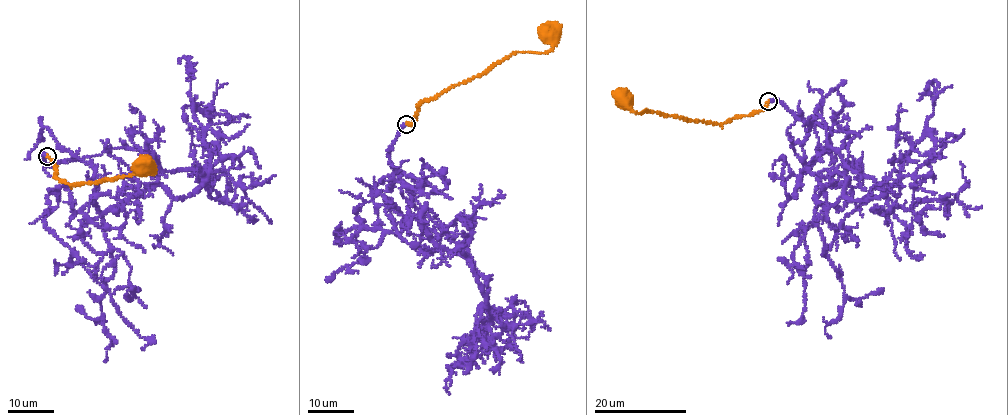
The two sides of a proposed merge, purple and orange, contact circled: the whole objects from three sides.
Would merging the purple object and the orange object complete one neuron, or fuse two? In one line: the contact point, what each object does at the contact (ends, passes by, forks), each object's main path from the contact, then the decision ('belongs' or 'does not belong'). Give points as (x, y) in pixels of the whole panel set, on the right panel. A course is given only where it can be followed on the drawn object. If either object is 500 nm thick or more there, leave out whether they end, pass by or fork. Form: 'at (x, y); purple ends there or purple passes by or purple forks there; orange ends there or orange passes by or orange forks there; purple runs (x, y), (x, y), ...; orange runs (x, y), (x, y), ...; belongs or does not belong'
at (768, 101); purple ends there; orange ends there; purple runs (768, 101), (848, 134), (839, 150), (848, 177), (828, 183), (818, 221), (823, 254), (844, 218), (882, 185); orange runs (768, 101), (763, 110), (717, 125), (650, 110), (638, 114), (624, 102); does not belong

